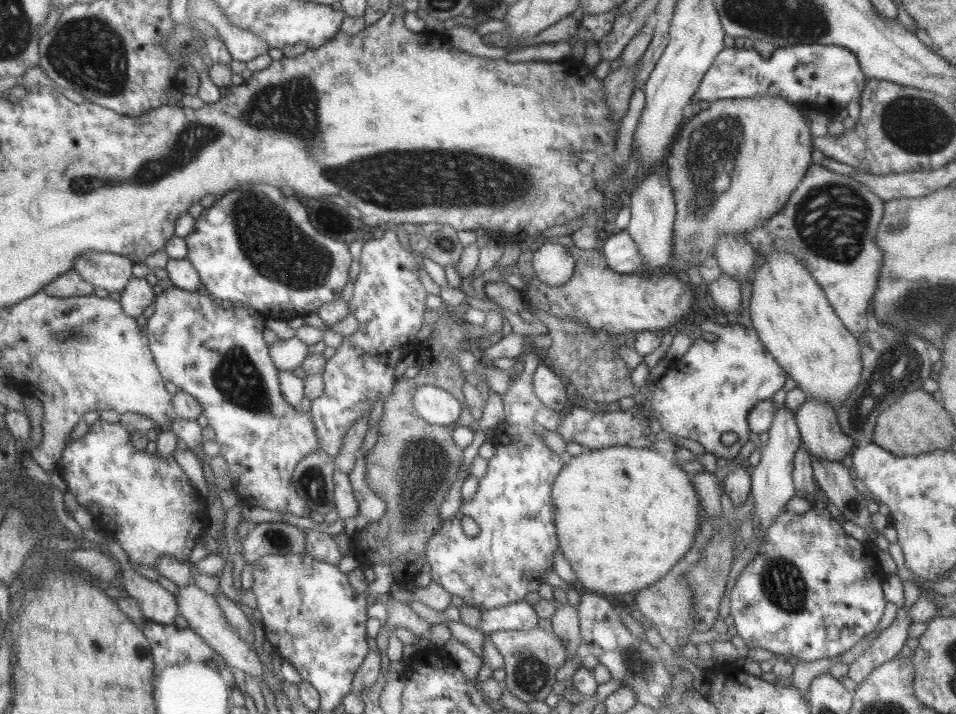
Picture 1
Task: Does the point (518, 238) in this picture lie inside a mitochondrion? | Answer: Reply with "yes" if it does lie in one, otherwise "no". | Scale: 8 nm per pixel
no

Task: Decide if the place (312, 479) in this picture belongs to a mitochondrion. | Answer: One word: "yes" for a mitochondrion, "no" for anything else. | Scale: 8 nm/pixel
yes

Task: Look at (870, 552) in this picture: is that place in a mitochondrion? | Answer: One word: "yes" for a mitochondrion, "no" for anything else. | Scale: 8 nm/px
no

